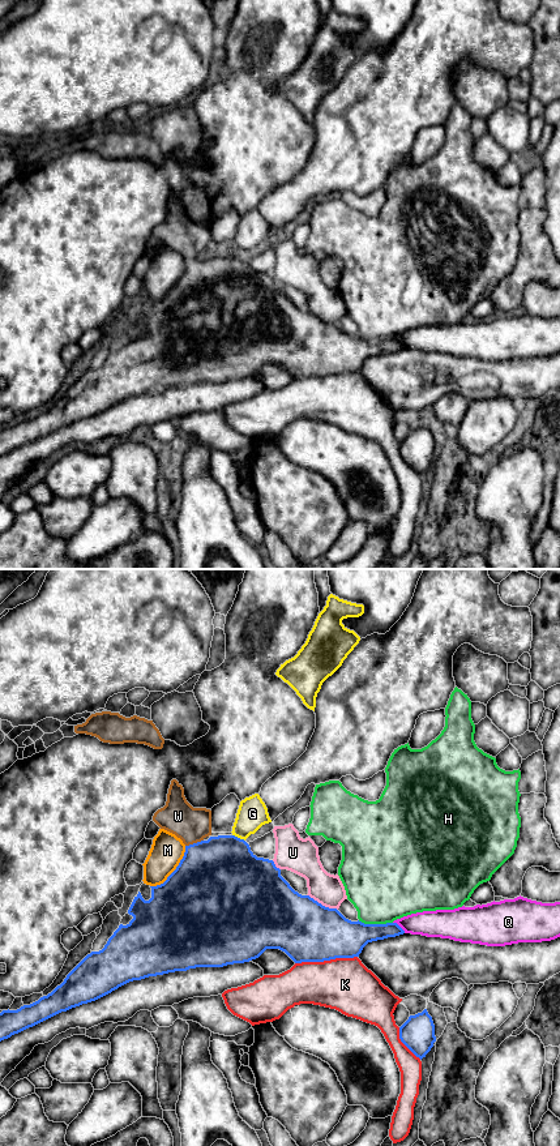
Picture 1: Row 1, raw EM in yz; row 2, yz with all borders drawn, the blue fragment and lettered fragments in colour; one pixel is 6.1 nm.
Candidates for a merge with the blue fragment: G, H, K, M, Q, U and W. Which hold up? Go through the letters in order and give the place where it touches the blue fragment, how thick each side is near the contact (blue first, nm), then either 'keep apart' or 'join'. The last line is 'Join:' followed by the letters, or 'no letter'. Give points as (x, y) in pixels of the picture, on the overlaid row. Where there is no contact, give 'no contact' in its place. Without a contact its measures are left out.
G: contact yz (239, 838); calibres 460 and 190 nm; keep apart
H: contact yz (375, 924); calibres 260 and 440 nm; keep apart
K: contact yz (325, 960); calibres 380 and 320 nm; keep apart
M: contact yz (174, 871); calibres 500 and 200 nm; keep apart
Q: contact yz (400, 927); calibres 140 and 170 nm; keep apart
U: contact yz (321, 905); calibres 380 and 190 nm; keep apart
W: contact yz (193, 843); calibres 480 and 220 nm; join
Join: W

